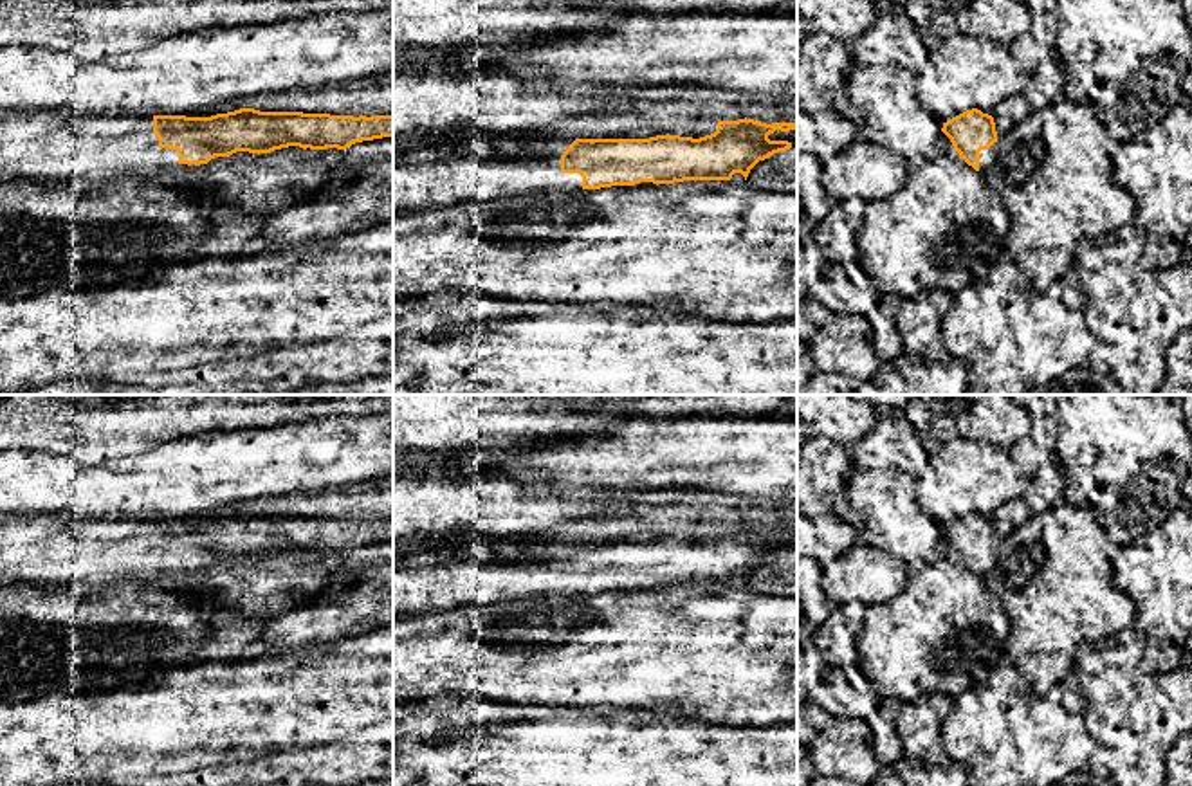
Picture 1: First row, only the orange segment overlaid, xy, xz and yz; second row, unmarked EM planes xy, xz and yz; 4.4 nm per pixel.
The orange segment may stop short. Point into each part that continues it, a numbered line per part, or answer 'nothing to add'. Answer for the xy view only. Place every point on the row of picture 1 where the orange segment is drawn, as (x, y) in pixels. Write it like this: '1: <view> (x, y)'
1: xy (45, 145)

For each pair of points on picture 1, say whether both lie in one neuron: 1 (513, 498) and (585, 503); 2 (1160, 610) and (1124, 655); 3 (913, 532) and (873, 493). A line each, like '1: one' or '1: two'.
1: one
2: two
3: one

